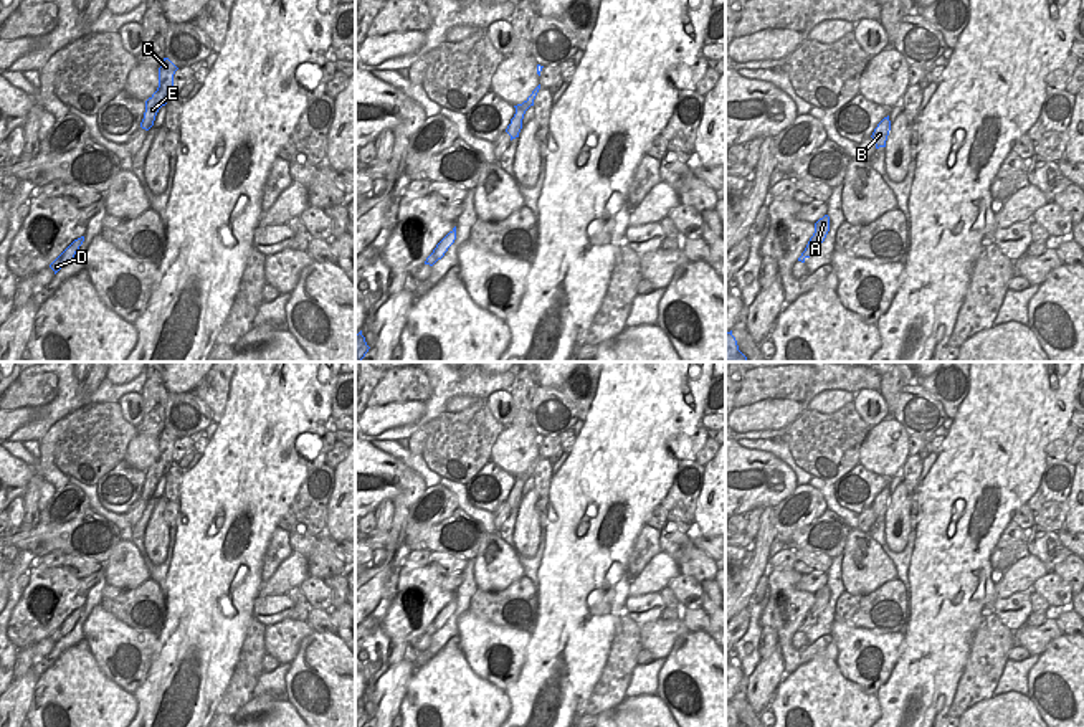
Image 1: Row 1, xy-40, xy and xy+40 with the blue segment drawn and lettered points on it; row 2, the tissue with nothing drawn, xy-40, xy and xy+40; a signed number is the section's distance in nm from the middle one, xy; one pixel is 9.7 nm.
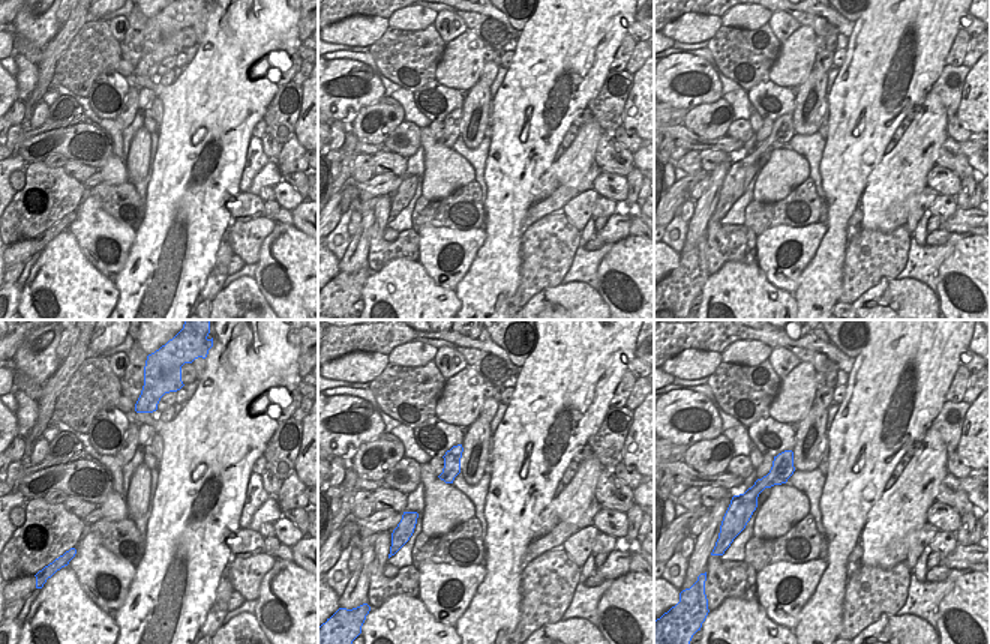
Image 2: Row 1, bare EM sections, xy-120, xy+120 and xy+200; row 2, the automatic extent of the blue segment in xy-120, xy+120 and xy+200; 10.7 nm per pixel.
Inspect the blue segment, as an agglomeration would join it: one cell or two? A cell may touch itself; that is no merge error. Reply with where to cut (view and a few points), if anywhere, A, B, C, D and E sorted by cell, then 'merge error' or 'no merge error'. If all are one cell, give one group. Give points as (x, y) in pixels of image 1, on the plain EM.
cut xy+40 (823, 608), (817, 615), (807, 617); groups A B C E / D; merge error

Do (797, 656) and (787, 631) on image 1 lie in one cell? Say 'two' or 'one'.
one

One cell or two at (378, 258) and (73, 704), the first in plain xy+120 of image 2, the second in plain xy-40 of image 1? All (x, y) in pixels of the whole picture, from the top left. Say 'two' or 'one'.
two

